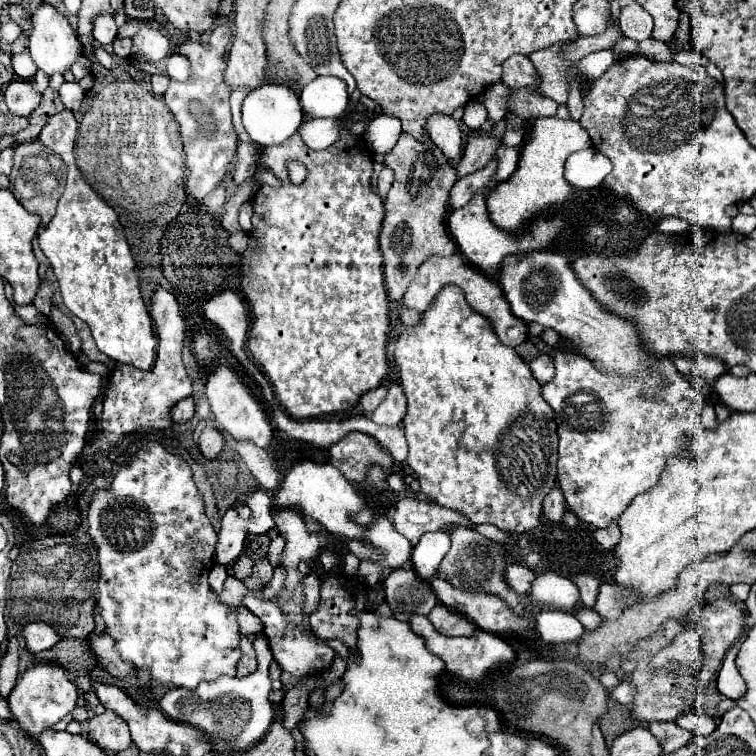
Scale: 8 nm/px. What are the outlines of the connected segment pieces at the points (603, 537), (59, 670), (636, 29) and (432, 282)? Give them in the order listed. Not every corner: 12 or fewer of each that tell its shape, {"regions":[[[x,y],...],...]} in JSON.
{"regions":[[[613,520],[607,528],[597,530],[595,542],[603,548],[615,548],[621,532]],[[37,662],[7,702],[37,738],[71,714],[77,686],[61,664]],[[639,2],[621,8],[623,36],[651,38],[653,18]],[[429,256],[403,304],[423,314],[443,288],[457,284],[503,344],[527,340],[527,324],[511,314],[499,284],[477,268]]]}

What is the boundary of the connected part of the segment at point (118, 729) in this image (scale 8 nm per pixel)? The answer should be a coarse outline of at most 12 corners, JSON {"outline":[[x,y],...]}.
{"outline":[[113,710],[87,722],[89,740],[121,752],[131,744],[127,722]]}

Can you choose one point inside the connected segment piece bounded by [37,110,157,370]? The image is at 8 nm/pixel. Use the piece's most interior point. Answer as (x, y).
(85, 244)

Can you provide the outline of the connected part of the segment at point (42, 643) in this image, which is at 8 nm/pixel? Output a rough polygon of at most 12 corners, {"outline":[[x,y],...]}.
{"outline":[[45,622],[23,626],[27,650],[49,650],[61,636]]}

